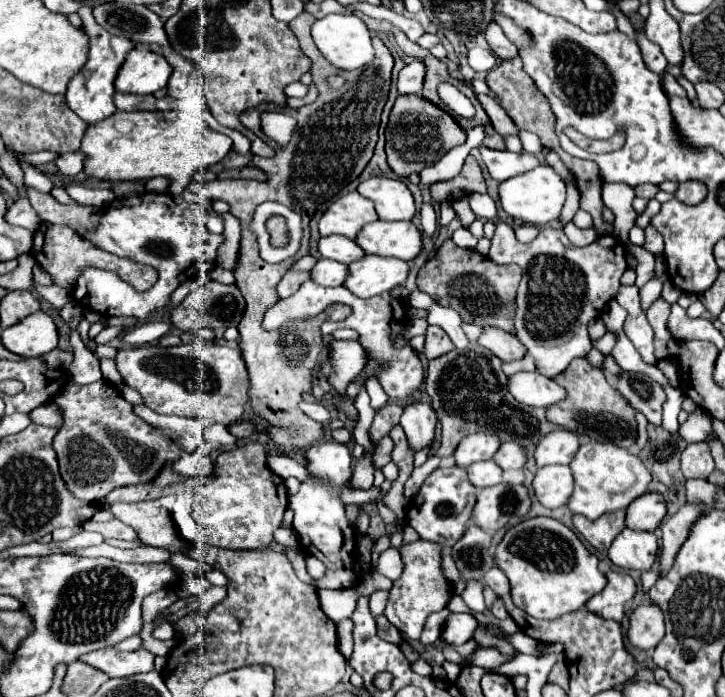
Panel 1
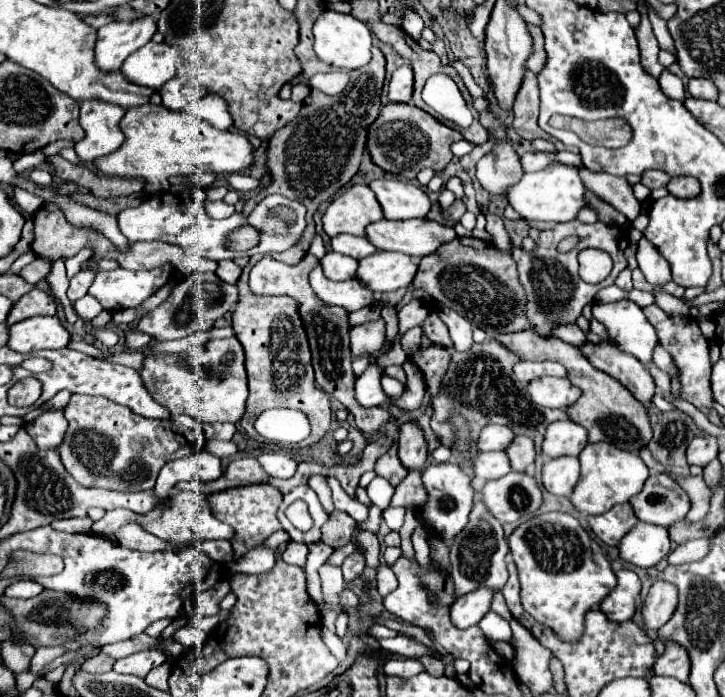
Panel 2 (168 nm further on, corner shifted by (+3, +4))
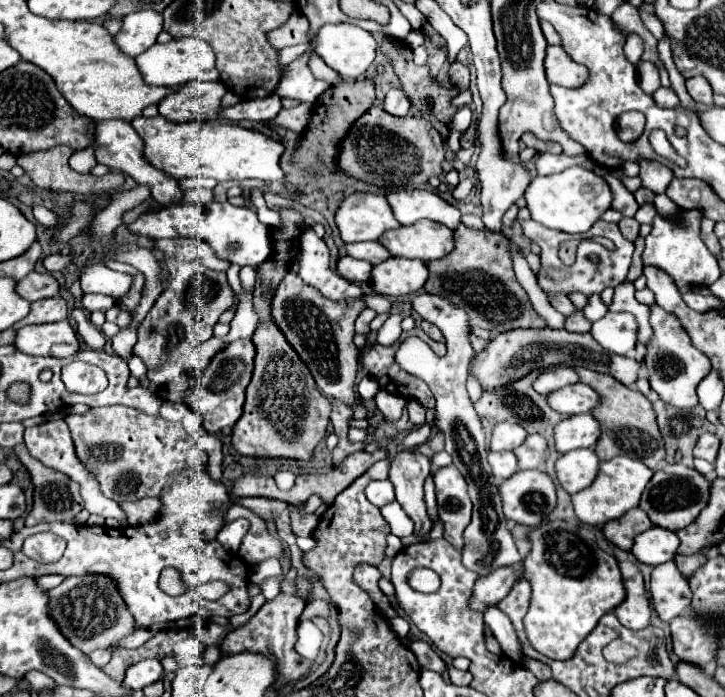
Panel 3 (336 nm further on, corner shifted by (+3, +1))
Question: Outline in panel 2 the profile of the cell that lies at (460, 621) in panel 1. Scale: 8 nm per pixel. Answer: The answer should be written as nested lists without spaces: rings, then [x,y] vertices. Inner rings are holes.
[[[481,586],[465,598],[457,598],[455,604],[451,606],[451,622],[457,628],[469,628],[479,624],[479,620],[491,610],[491,600],[497,590],[489,590],[487,586]]]

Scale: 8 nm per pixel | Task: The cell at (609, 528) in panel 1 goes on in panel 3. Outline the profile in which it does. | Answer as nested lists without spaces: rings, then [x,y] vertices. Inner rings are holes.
[[[631,509],[629,513],[621,515],[619,519],[613,519],[609,523],[603,525],[603,535],[619,549],[629,551],[633,545],[635,535],[643,533],[645,529],[649,529],[653,523],[649,521],[647,513],[641,509]]]

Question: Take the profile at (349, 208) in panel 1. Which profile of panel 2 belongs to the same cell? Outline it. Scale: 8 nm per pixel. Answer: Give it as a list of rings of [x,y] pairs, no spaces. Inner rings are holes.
[[[355,184],[345,194],[341,194],[337,200],[331,202],[323,216],[323,228],[333,238],[337,234],[353,234],[353,236],[365,236],[365,228],[371,222],[377,222],[383,218],[383,210],[373,194],[373,190],[367,184]]]

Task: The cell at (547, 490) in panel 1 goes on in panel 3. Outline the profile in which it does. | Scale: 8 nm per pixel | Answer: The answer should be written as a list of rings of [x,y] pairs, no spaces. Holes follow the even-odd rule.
[[[575,449],[561,455],[555,463],[559,485],[569,493],[577,493],[591,485],[599,469],[599,459],[593,449]]]

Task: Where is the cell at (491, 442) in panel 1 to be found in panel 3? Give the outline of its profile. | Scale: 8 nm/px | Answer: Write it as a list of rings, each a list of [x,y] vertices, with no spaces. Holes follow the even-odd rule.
[[[499,423],[493,429],[489,447],[491,447],[491,451],[513,451],[525,441],[525,437],[527,437],[527,433],[525,433],[525,429],[521,429],[521,425]]]

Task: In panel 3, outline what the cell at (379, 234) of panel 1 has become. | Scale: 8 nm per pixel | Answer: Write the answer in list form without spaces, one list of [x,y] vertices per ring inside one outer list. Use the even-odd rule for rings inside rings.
[[[417,221],[409,227],[397,227],[385,231],[379,243],[393,257],[421,259],[423,263],[441,259],[453,251],[453,231],[435,221]]]

